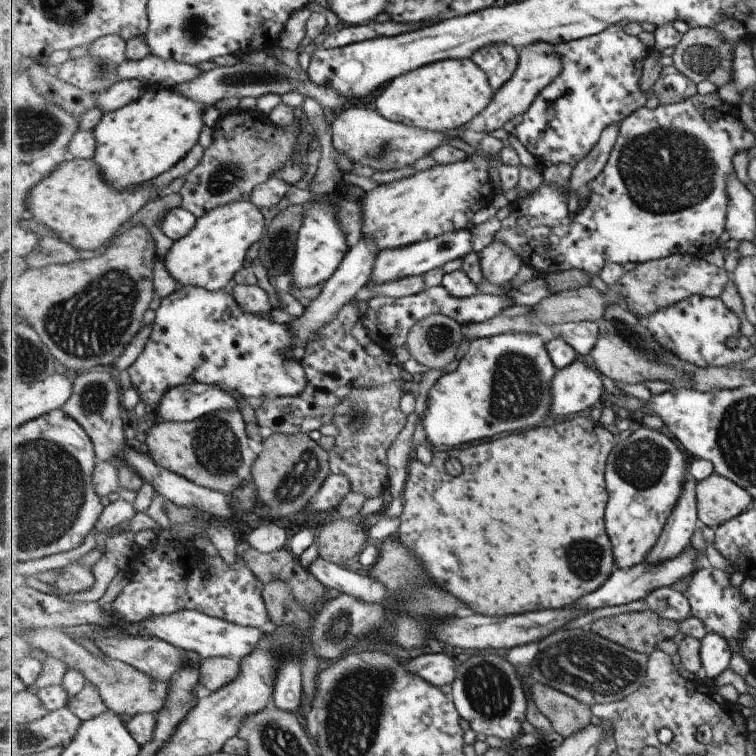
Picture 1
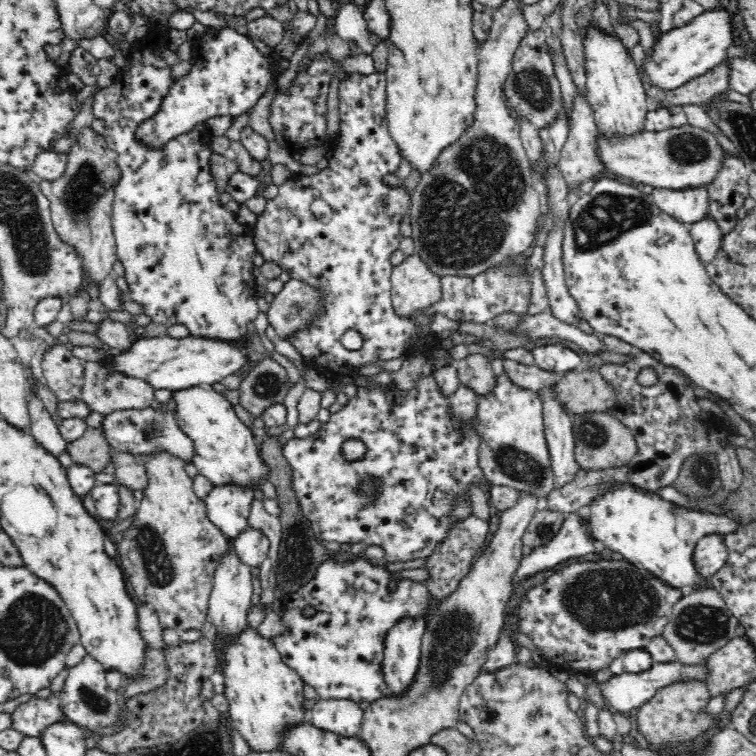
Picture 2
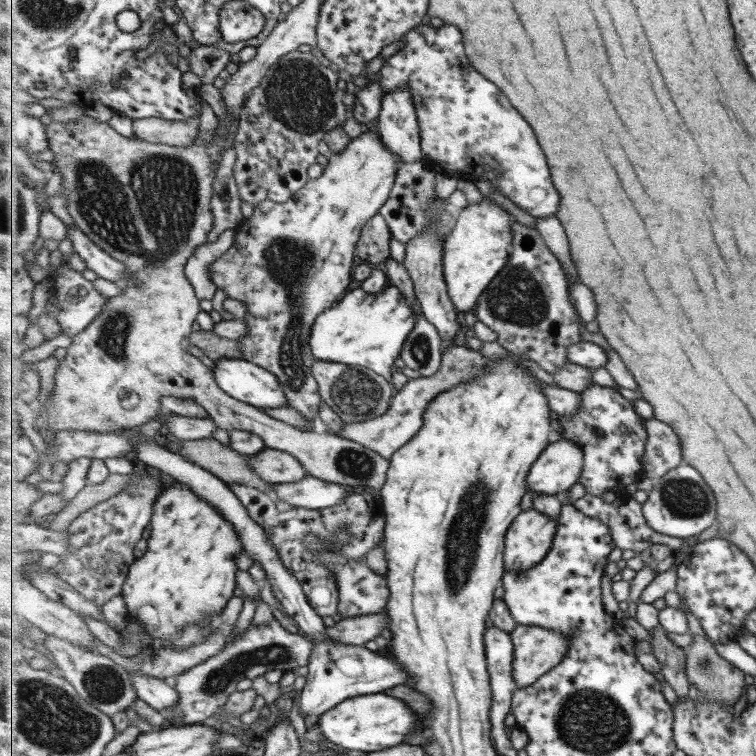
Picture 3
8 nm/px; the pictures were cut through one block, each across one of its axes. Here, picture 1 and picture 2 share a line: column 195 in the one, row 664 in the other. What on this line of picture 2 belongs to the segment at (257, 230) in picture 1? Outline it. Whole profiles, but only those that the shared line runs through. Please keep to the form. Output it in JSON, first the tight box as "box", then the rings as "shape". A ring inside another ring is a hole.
{"box":[224,627,310,752],"shape":[[[247,627],[226,650],[224,665],[224,695],[229,702],[229,717],[234,730],[246,742],[252,752],[276,752],[285,747],[286,732],[306,723],[305,712],[310,703],[304,698],[304,682],[289,666],[282,662],[282,658],[271,644],[270,639],[257,634],[257,630]]]}

